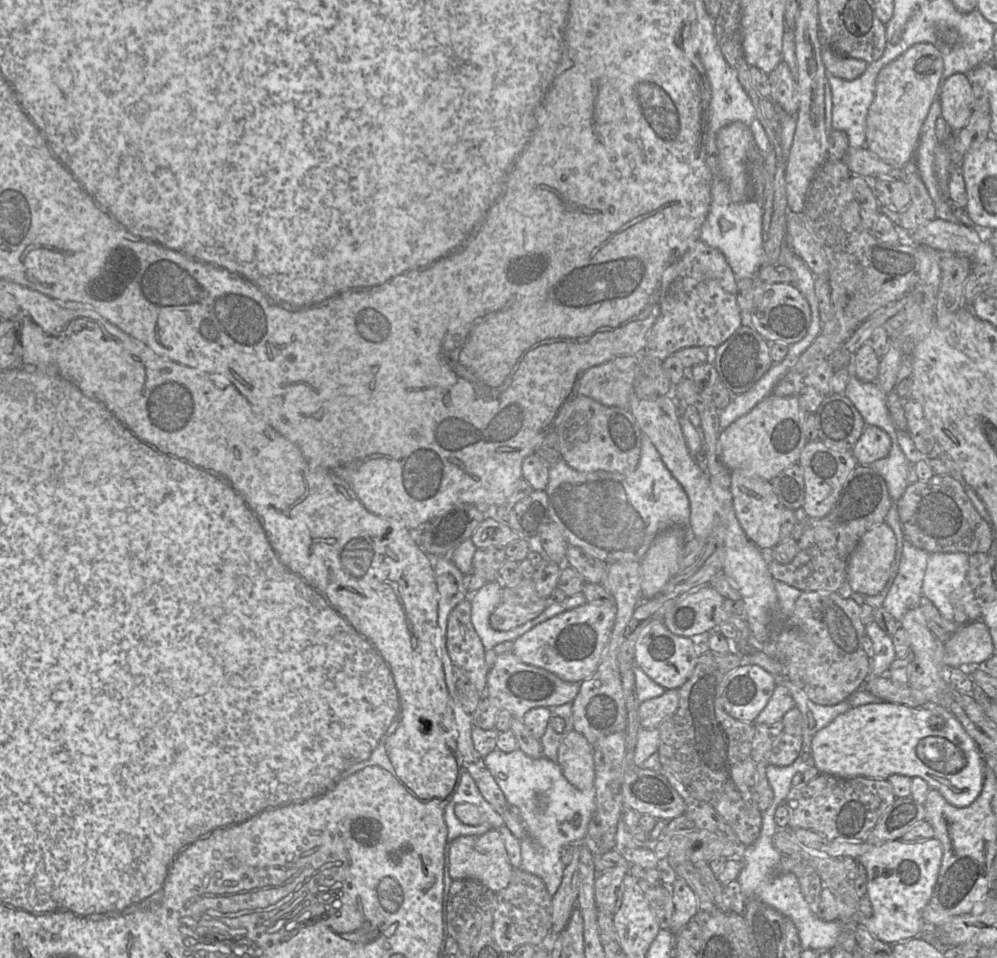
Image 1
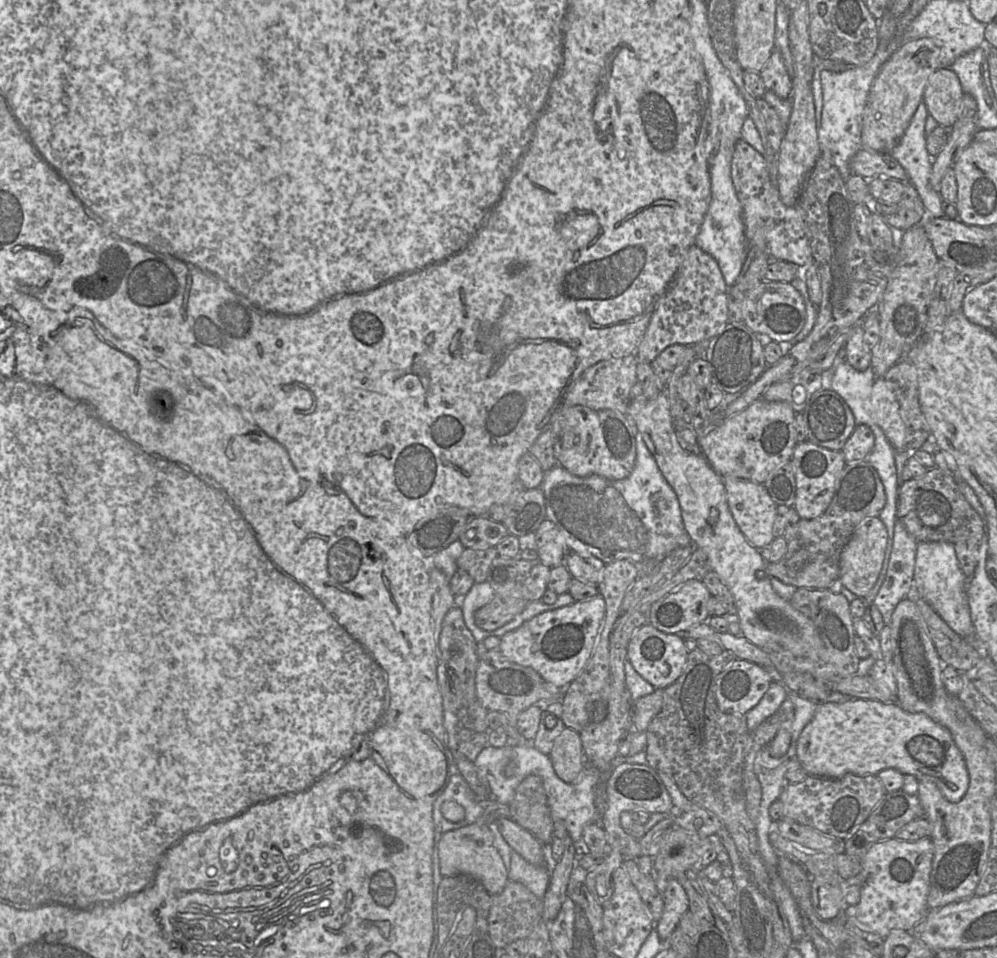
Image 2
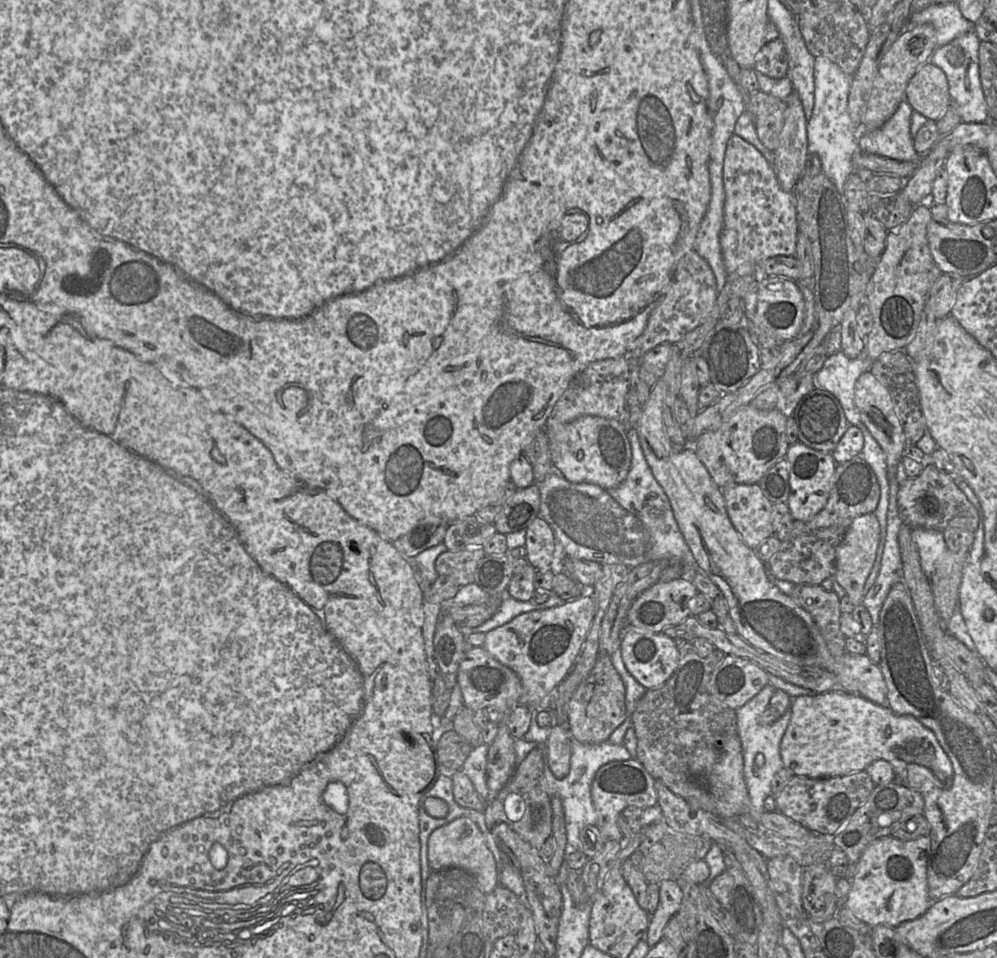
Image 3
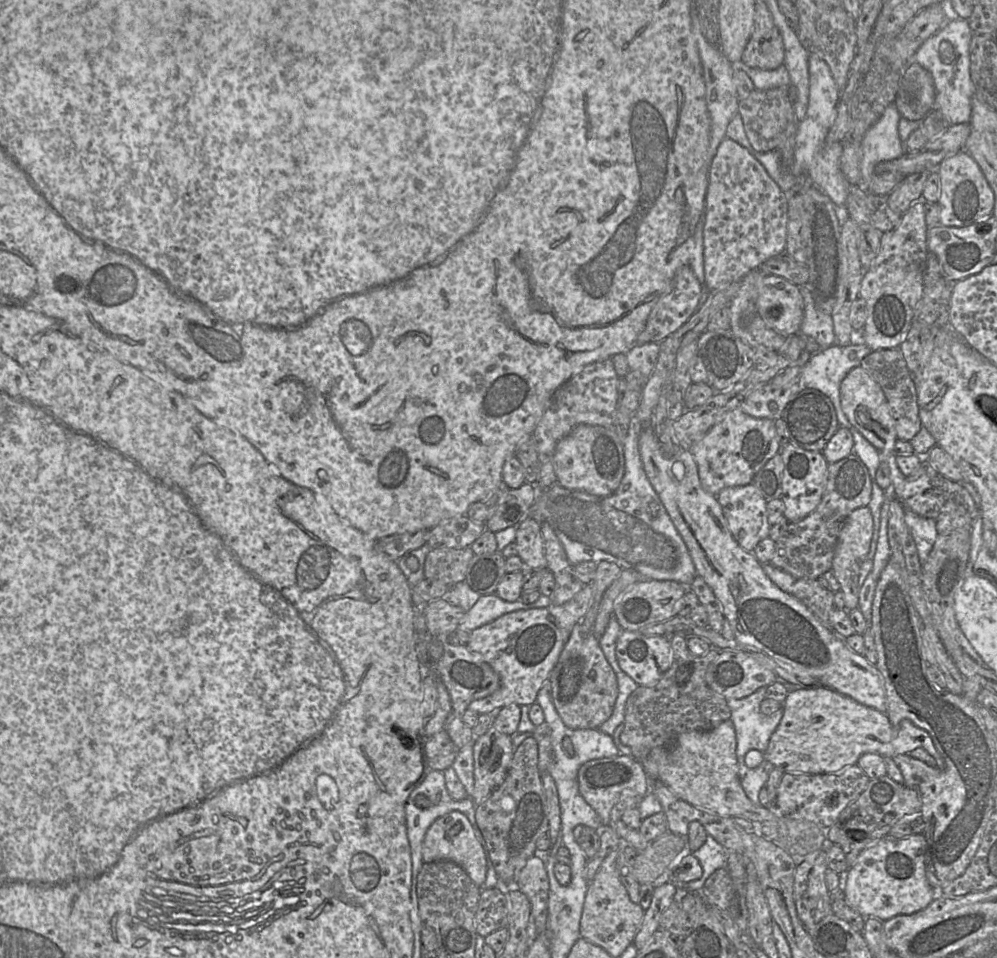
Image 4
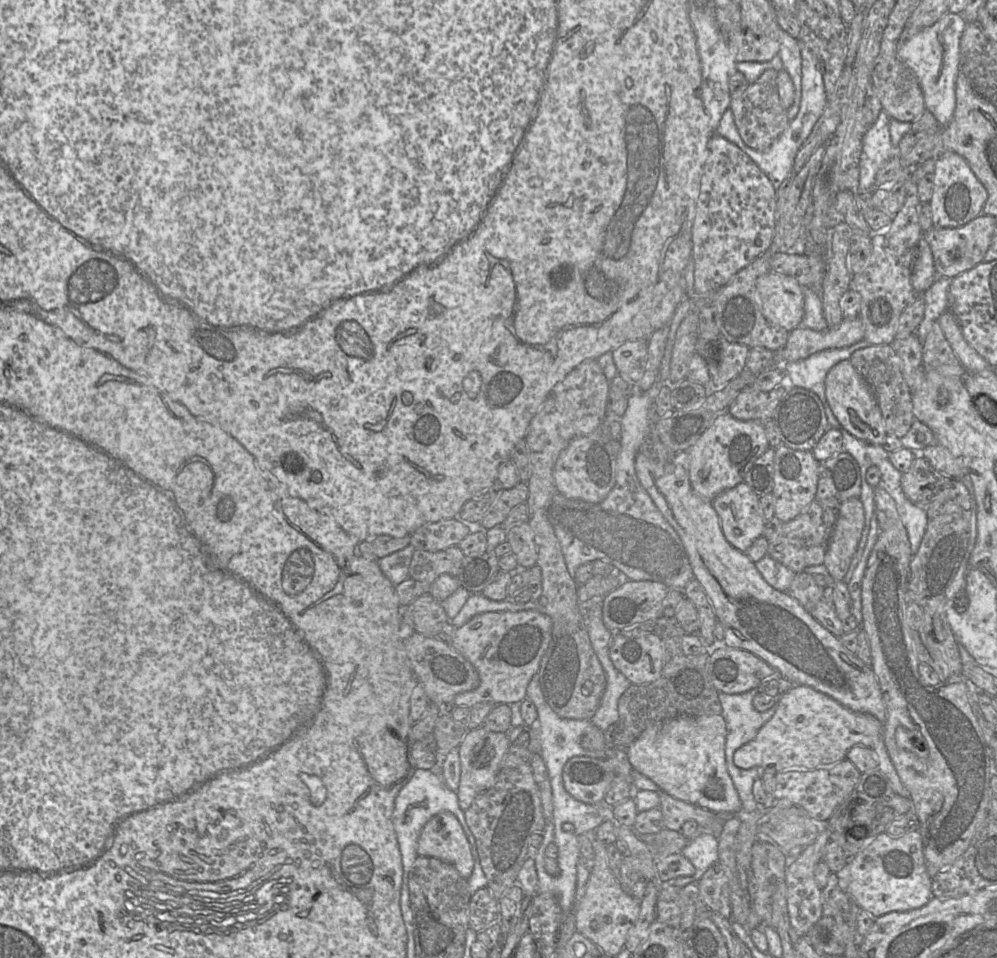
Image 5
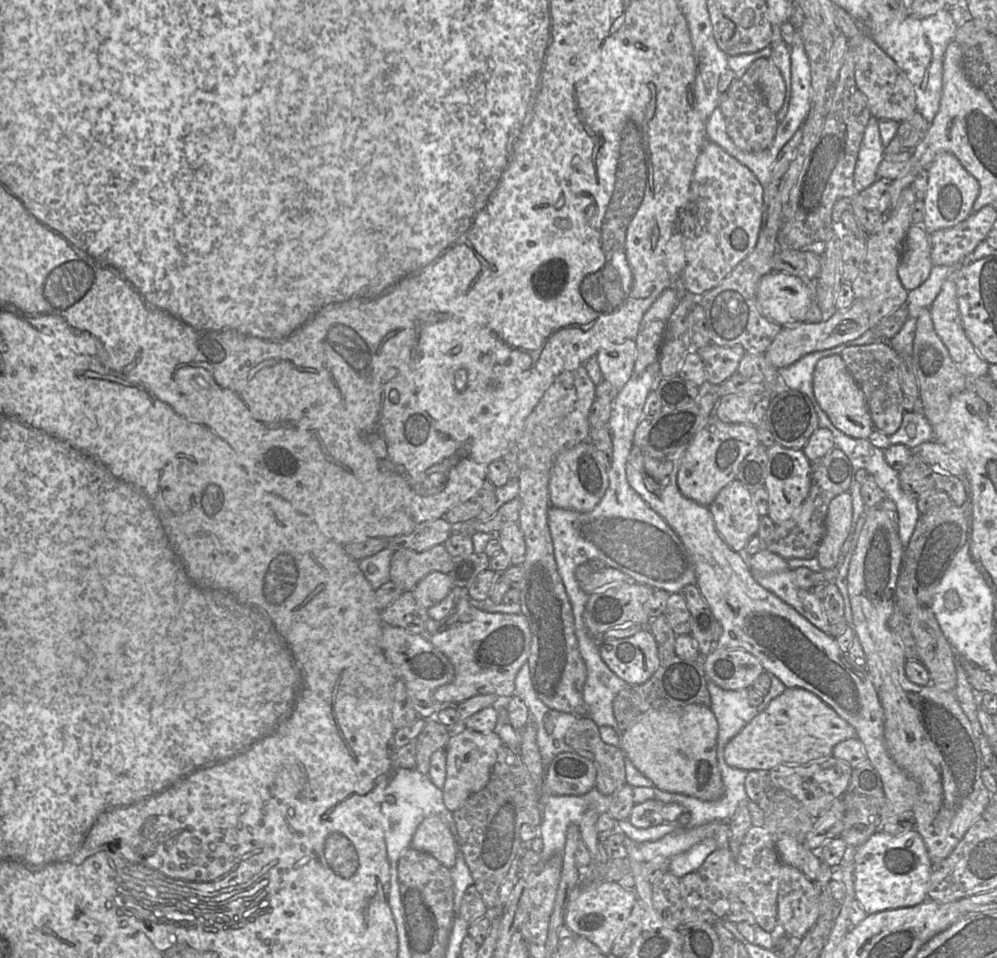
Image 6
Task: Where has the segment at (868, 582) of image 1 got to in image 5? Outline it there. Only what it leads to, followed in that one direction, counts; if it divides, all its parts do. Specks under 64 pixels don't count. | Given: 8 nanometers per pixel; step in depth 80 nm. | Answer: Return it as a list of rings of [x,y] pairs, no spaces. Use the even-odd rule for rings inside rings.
[[[851,498],[842,503],[823,562],[830,576],[836,581],[833,590],[832,605],[841,620],[845,620],[851,614],[851,595],[847,584],[856,568],[856,565],[854,565],[854,556],[864,528],[865,512],[860,499]]]

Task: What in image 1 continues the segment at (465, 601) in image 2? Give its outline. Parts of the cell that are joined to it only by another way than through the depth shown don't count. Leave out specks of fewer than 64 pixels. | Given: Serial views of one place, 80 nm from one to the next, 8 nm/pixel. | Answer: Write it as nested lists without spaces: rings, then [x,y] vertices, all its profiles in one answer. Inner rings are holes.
[[[496,581],[485,583],[485,585],[483,585],[474,593],[467,592],[466,600],[468,599],[471,602],[471,623],[486,650],[492,650],[494,646],[502,642],[514,641],[518,637],[522,636],[524,633],[532,629],[534,626],[540,624],[536,623],[532,625],[531,621],[530,623],[526,622],[512,630],[504,631],[502,633],[501,631],[494,630],[489,624],[489,618],[492,612],[500,603],[501,594],[502,587]]]

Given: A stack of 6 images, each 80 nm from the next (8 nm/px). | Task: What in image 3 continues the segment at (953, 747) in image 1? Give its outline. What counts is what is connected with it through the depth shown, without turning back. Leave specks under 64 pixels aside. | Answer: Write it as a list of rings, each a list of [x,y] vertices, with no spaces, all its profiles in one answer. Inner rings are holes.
[[[844,692],[816,693],[815,695],[802,695],[792,698],[791,718],[789,725],[780,743],[780,754],[784,767],[793,771],[795,775],[806,776],[813,779],[832,778],[849,775],[854,772],[865,771],[867,766],[876,760],[886,760],[891,764],[895,773],[904,771],[908,764],[914,763],[929,769],[932,774],[942,783],[944,788],[949,788],[953,782],[953,767],[947,754],[939,744],[935,734],[912,715],[897,715],[888,706],[881,706],[863,698],[857,694]]]

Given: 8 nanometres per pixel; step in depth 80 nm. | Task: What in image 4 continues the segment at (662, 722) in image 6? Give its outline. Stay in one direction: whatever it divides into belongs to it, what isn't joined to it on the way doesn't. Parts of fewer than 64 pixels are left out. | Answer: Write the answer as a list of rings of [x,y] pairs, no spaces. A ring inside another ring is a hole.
[[[731,720],[724,721],[709,731],[688,731],[677,735],[674,742],[666,747],[653,748],[644,761],[640,761],[648,776],[660,780],[674,795],[702,810],[723,817],[742,817],[752,822],[777,821],[778,811],[754,805],[747,797],[739,778],[736,754],[737,740]]]

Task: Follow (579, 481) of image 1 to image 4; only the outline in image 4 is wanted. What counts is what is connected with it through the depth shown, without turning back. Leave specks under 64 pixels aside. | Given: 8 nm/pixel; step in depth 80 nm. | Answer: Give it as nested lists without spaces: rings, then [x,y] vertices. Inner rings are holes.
[[[636,412],[623,443],[625,472],[613,493],[599,497],[555,483],[539,491],[530,518],[548,523],[573,566],[586,561],[607,561],[617,564],[622,570],[633,569],[645,579],[674,581],[689,586],[697,572],[685,542],[643,468],[639,451],[642,430]]]

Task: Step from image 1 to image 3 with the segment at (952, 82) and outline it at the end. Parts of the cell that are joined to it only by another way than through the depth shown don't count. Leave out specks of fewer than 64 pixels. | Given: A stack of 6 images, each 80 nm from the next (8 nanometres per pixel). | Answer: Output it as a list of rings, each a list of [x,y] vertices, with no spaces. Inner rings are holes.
[[[930,62],[923,64],[907,85],[905,101],[929,120],[942,118],[951,104],[945,73]]]

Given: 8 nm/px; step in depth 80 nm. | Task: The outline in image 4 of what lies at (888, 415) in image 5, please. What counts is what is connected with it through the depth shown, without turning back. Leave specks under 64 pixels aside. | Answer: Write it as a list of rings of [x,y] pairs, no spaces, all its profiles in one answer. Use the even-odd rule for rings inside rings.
[[[899,348],[871,351],[863,358],[860,367],[881,387],[890,408],[897,438],[910,442],[921,429],[922,422],[919,417],[916,386],[901,351]]]

